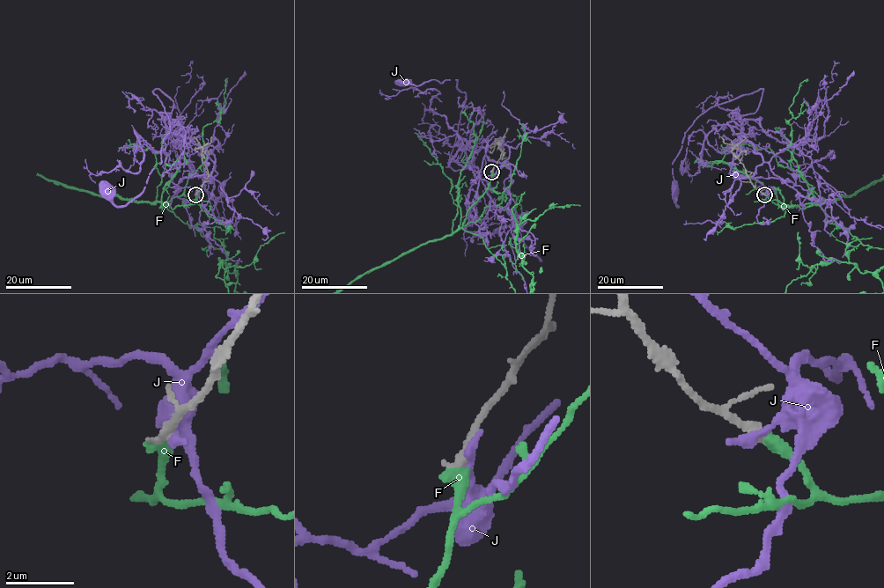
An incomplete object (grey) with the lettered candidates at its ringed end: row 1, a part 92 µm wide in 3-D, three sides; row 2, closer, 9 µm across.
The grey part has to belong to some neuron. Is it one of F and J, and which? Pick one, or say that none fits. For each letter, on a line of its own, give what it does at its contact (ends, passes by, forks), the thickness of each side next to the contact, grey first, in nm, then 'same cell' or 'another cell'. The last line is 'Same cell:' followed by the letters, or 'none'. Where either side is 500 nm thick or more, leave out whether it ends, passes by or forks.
F: it ends; calibres 300 and 400 nm; same cell
J: it ends; calibres 320 and 320 nm; another cell
Same cell: F

